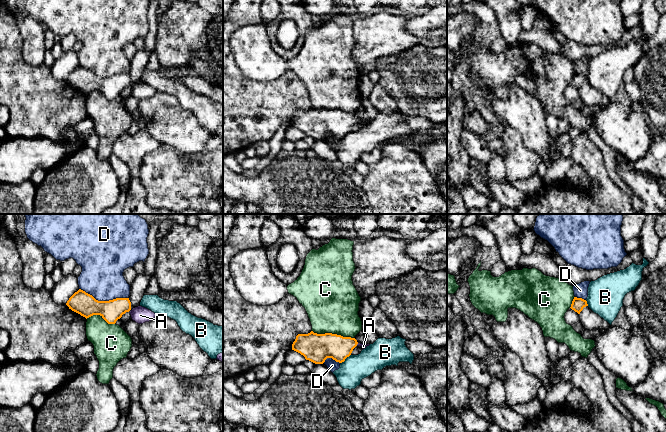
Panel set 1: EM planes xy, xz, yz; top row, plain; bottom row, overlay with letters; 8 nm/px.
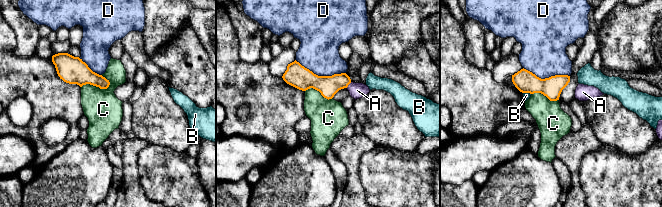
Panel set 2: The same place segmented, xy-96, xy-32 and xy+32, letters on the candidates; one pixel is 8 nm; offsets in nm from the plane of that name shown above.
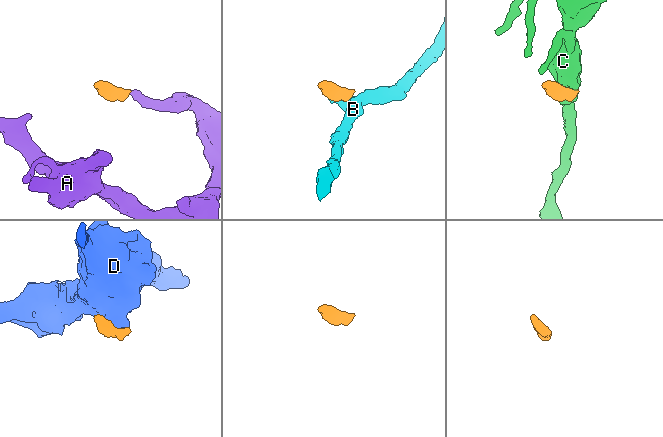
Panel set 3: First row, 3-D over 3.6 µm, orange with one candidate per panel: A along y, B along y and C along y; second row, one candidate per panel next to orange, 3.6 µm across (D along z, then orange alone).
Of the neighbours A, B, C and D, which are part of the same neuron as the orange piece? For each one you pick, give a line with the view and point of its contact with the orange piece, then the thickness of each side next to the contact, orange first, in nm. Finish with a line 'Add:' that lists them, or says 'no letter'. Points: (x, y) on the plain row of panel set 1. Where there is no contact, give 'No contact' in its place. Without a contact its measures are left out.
A: Touches orange at xz (357, 119). Thickness 200 nm (orange) against 40 nm
Add: A

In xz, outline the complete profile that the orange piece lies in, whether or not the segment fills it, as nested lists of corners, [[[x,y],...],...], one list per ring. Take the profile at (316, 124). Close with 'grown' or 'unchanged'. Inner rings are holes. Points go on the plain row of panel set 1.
[[[325,109],[298,110],[292,120],[292,126],[300,129],[315,140],[323,140],[327,134],[342,139],[349,133],[356,122],[365,125],[370,120],[361,120],[355,114]]]; grown

